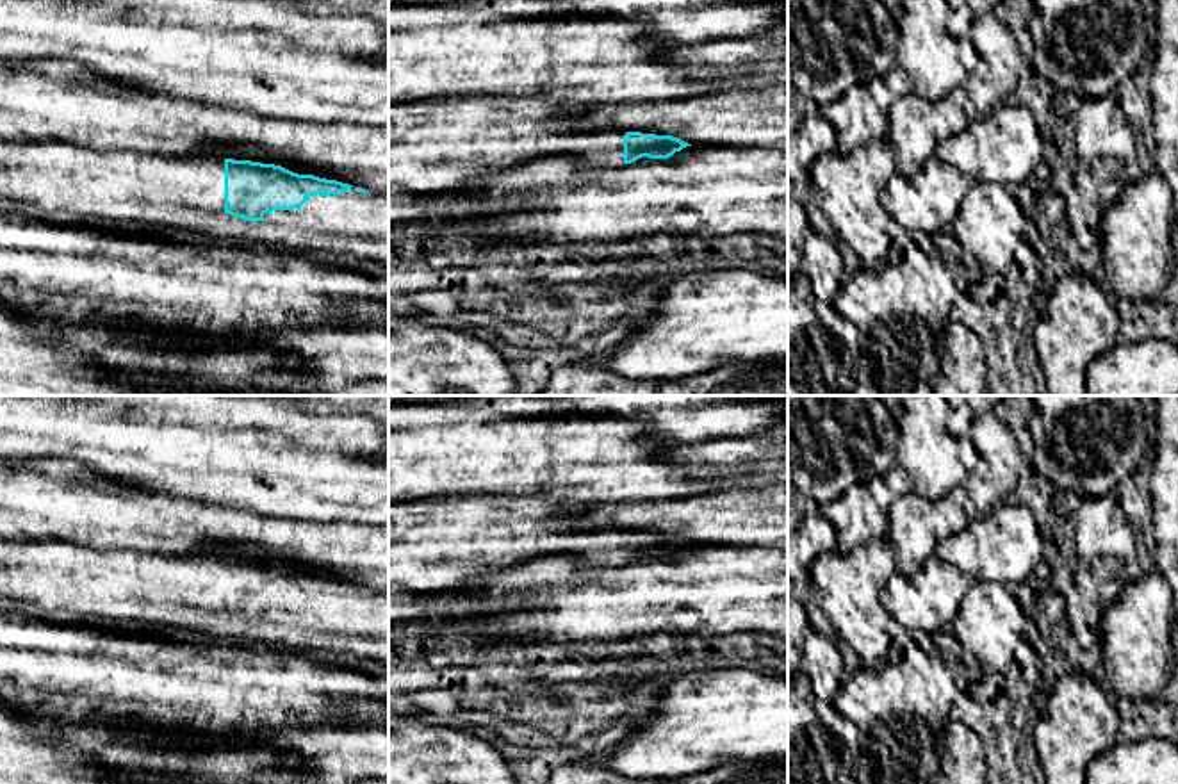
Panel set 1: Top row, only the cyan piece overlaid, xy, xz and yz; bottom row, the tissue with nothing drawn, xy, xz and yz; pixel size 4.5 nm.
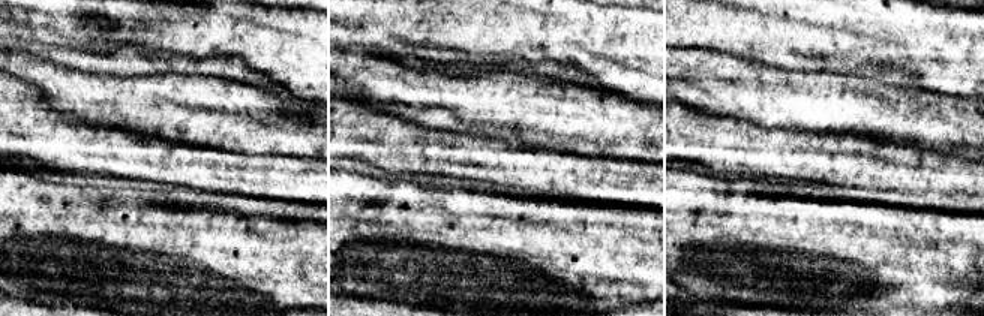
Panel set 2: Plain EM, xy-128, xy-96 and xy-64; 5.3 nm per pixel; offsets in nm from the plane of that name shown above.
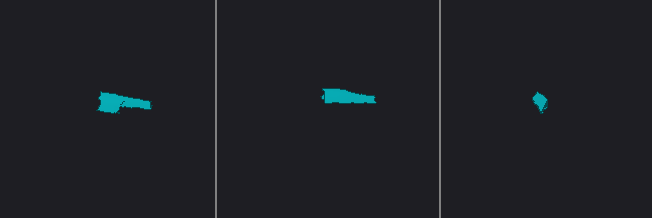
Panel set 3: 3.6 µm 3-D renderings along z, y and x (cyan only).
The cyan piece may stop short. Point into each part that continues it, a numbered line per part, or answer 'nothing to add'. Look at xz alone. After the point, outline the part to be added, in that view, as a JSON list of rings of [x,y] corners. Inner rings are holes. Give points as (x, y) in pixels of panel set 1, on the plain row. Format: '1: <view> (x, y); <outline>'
1: xz (441, 544); [[[449,495],[389,502],[389,586],[453,592],[487,572],[519,567],[547,554],[577,558],[583,567],[620,567],[626,529],[572,526],[569,519],[592,504],[545,497]]]

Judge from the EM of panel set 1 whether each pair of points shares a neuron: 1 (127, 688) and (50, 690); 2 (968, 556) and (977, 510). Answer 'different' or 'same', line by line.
1: same
2: different

